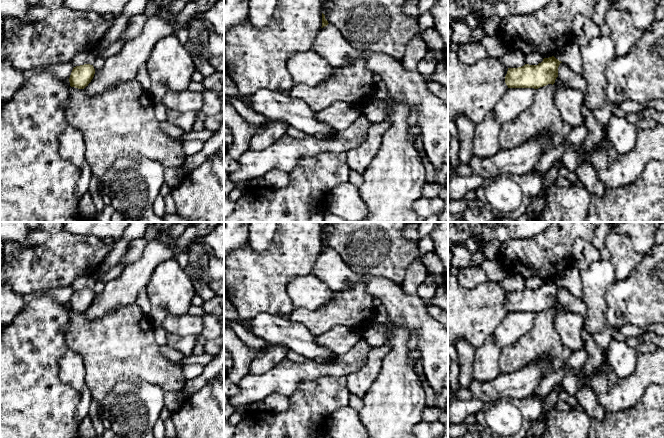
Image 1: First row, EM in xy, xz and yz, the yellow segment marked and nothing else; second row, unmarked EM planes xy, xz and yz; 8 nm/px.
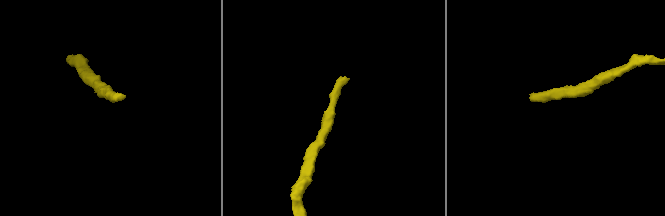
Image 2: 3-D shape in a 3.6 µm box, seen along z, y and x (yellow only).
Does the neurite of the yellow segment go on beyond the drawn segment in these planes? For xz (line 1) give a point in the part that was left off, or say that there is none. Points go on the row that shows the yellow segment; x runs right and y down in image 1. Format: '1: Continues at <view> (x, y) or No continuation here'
1: No continuation here

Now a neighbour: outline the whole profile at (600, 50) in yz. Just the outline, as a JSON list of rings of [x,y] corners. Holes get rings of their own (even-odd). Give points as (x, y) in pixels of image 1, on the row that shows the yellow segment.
[[[597,36],[586,46],[580,47],[583,78],[587,82],[585,106],[594,111],[606,102],[607,64],[615,56],[615,43],[611,37]]]

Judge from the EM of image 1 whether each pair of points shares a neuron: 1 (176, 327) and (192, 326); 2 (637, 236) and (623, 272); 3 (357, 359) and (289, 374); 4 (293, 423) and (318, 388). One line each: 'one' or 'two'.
1: one
2: two
3: one
4: one

